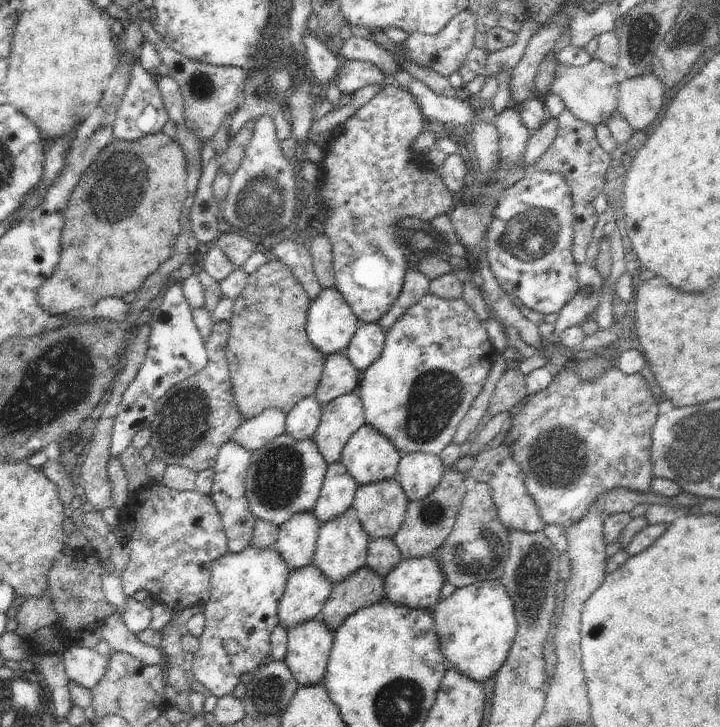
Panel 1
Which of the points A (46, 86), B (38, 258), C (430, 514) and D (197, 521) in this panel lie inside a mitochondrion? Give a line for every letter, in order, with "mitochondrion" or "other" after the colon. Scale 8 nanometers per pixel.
A: other
B: other
C: mitochondrion
D: other

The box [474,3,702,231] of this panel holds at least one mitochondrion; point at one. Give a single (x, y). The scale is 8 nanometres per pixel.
(641, 32)

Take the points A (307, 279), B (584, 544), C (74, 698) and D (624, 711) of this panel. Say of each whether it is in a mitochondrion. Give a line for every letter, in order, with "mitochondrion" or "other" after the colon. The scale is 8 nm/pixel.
A: other
B: other
C: other
D: other

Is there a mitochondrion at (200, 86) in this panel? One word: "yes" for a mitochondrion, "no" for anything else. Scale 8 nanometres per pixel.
yes

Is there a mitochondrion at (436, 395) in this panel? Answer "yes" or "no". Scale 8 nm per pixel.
yes

